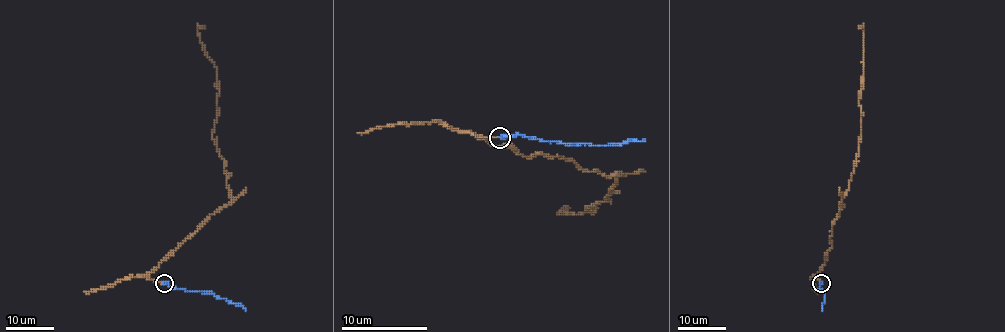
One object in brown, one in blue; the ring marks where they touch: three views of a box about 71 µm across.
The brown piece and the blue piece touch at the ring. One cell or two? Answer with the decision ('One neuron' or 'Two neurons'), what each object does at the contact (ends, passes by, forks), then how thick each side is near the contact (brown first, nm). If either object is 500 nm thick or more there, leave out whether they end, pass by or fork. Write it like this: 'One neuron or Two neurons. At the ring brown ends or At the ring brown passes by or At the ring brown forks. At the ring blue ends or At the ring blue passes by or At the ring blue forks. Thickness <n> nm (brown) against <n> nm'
One neuron. At the ring brown ends. At the ring blue ends. Thickness 160 nm (brown) against 340 nm

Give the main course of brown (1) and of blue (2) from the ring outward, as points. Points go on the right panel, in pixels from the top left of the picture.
1: (820, 283), (817, 275), (831, 247), (832, 221), (840, 213), (859, 152), (864, 50), (864, 29), (859, 26)
2: (820, 283), (819, 288), (825, 298), (822, 311)

